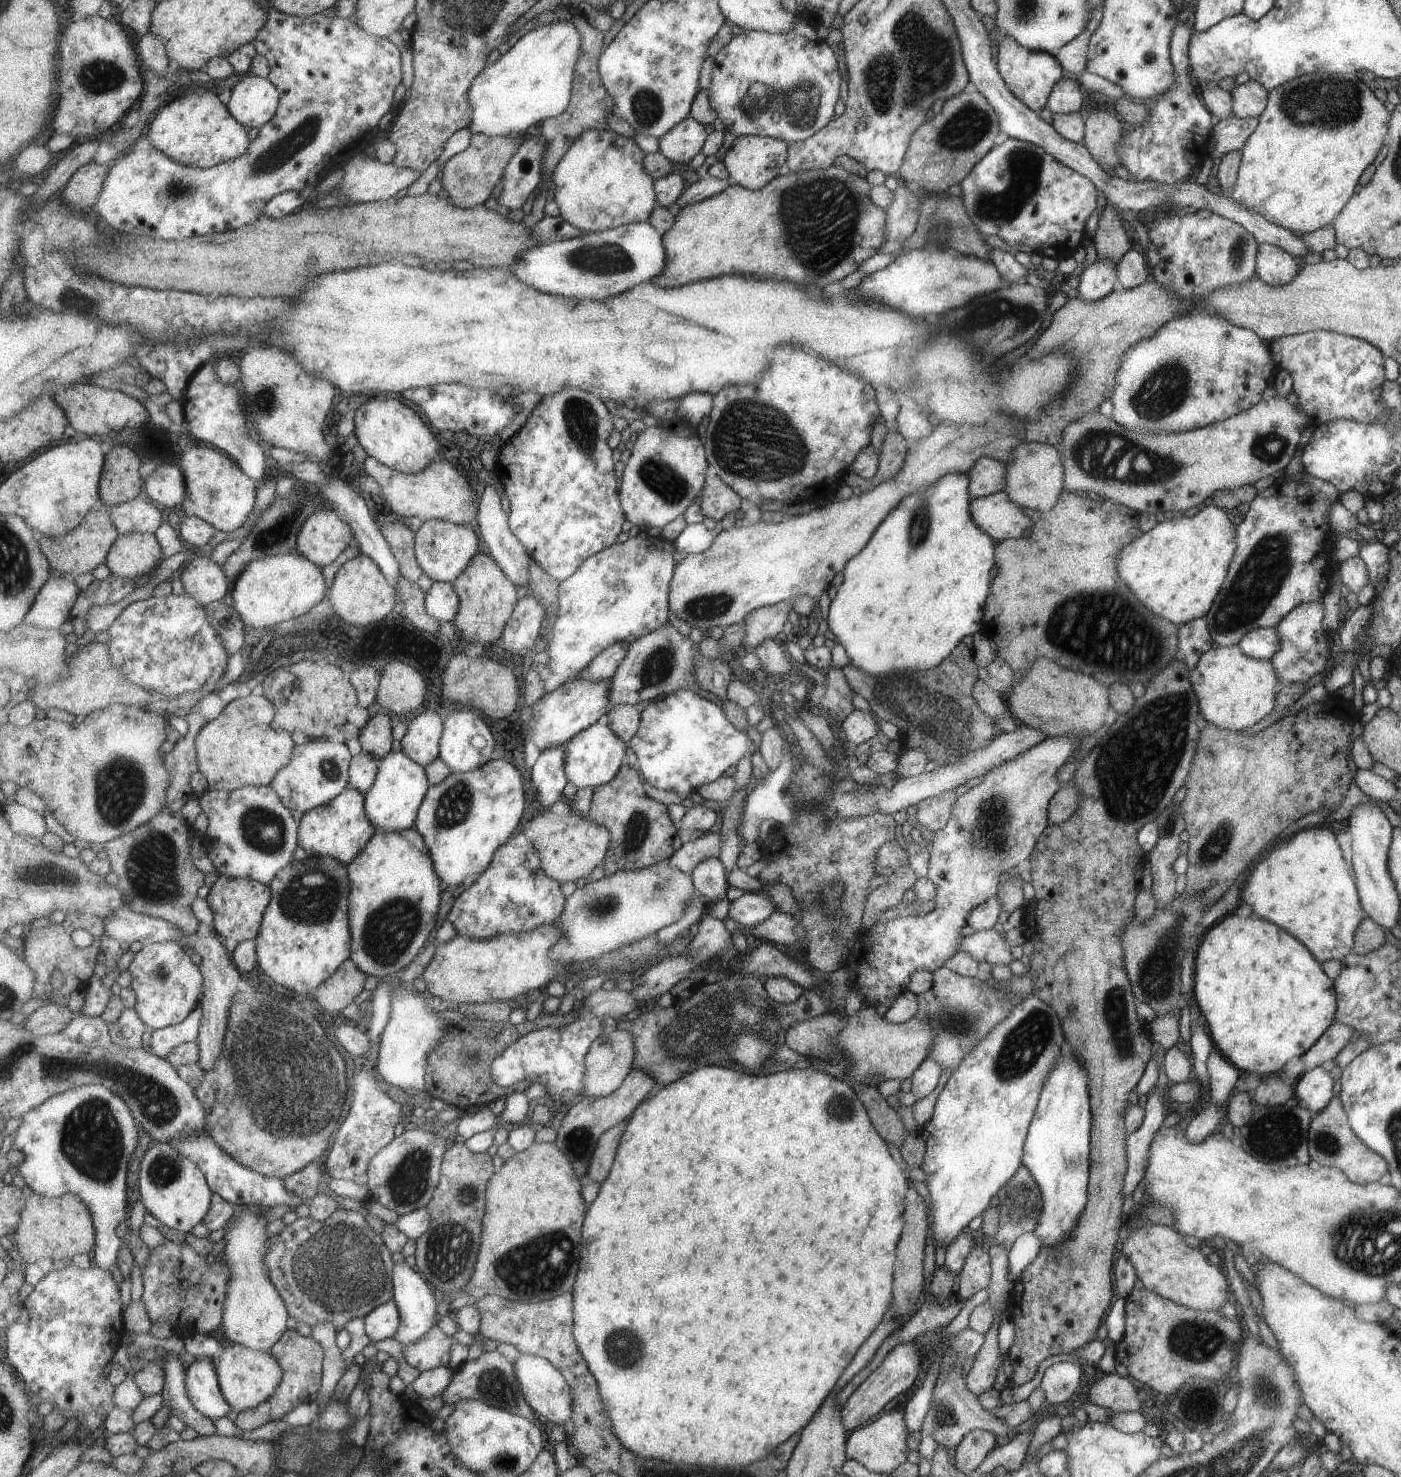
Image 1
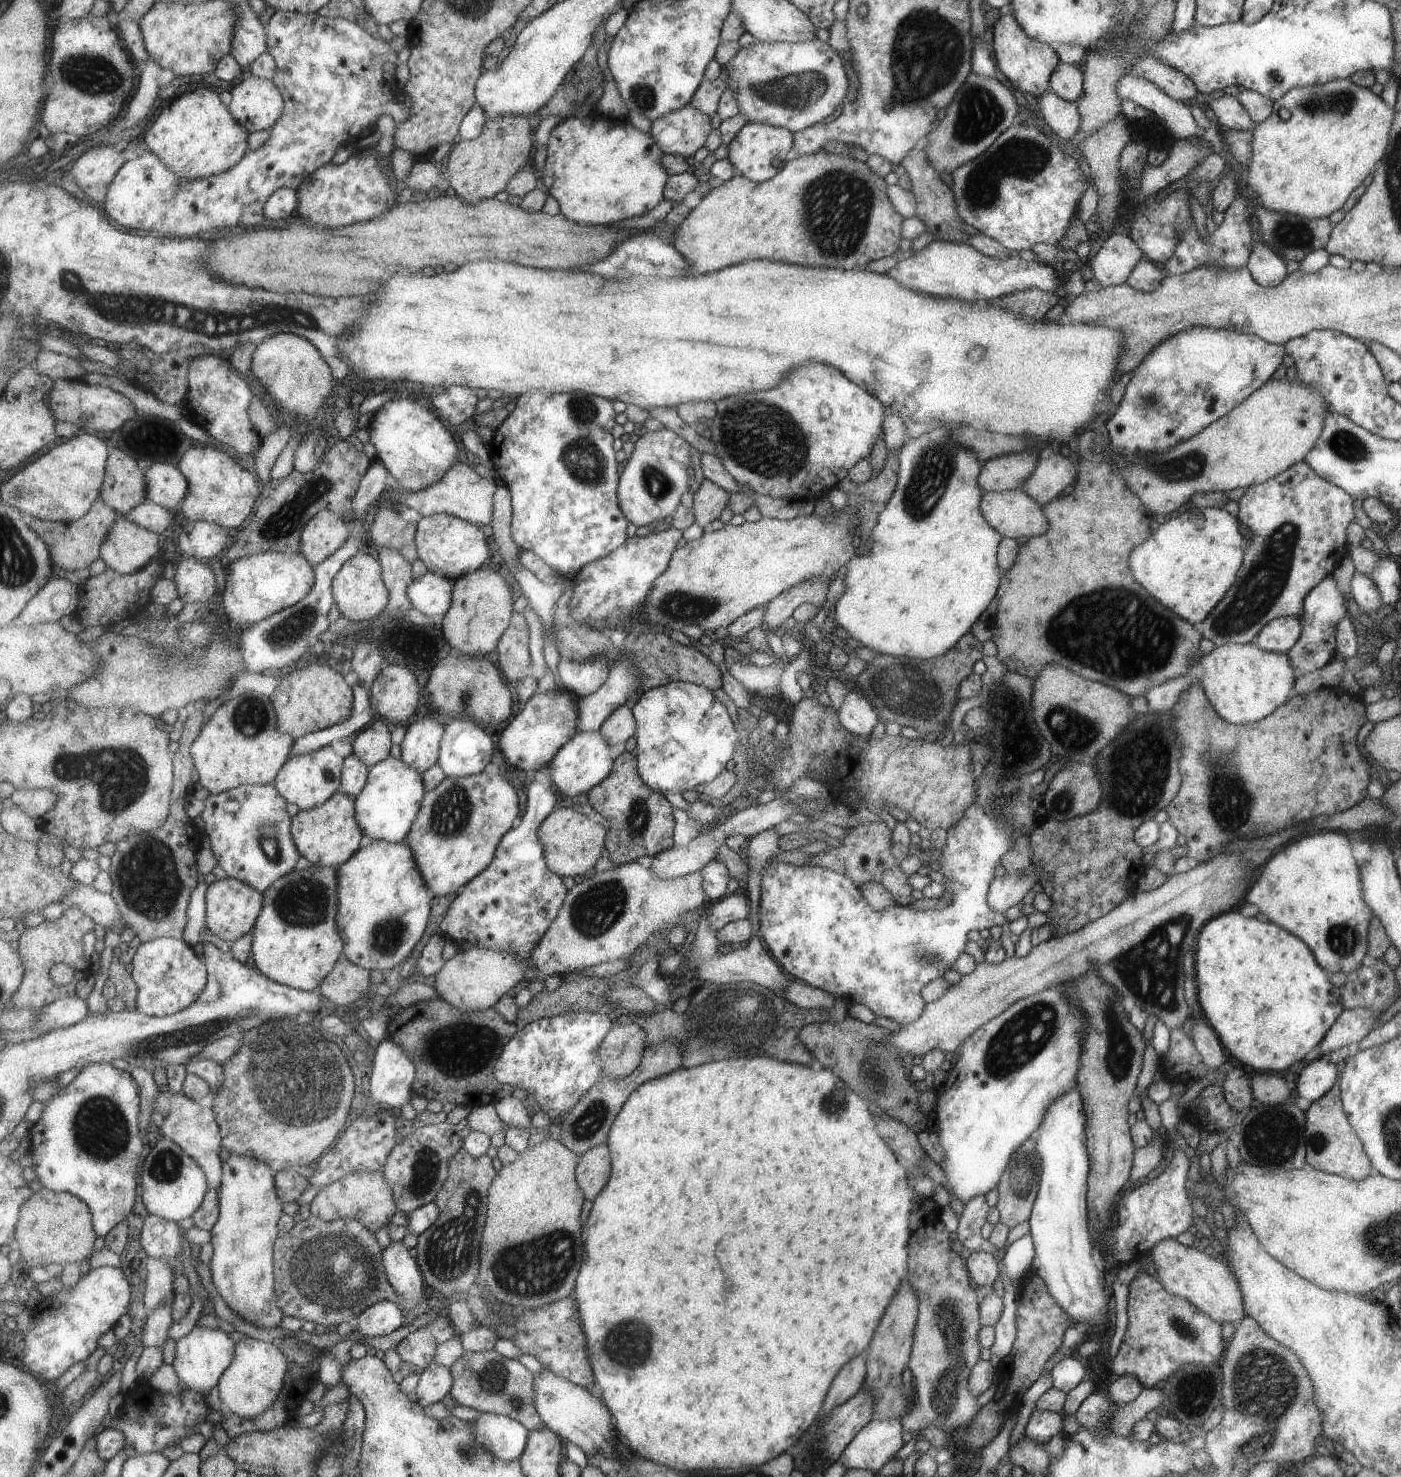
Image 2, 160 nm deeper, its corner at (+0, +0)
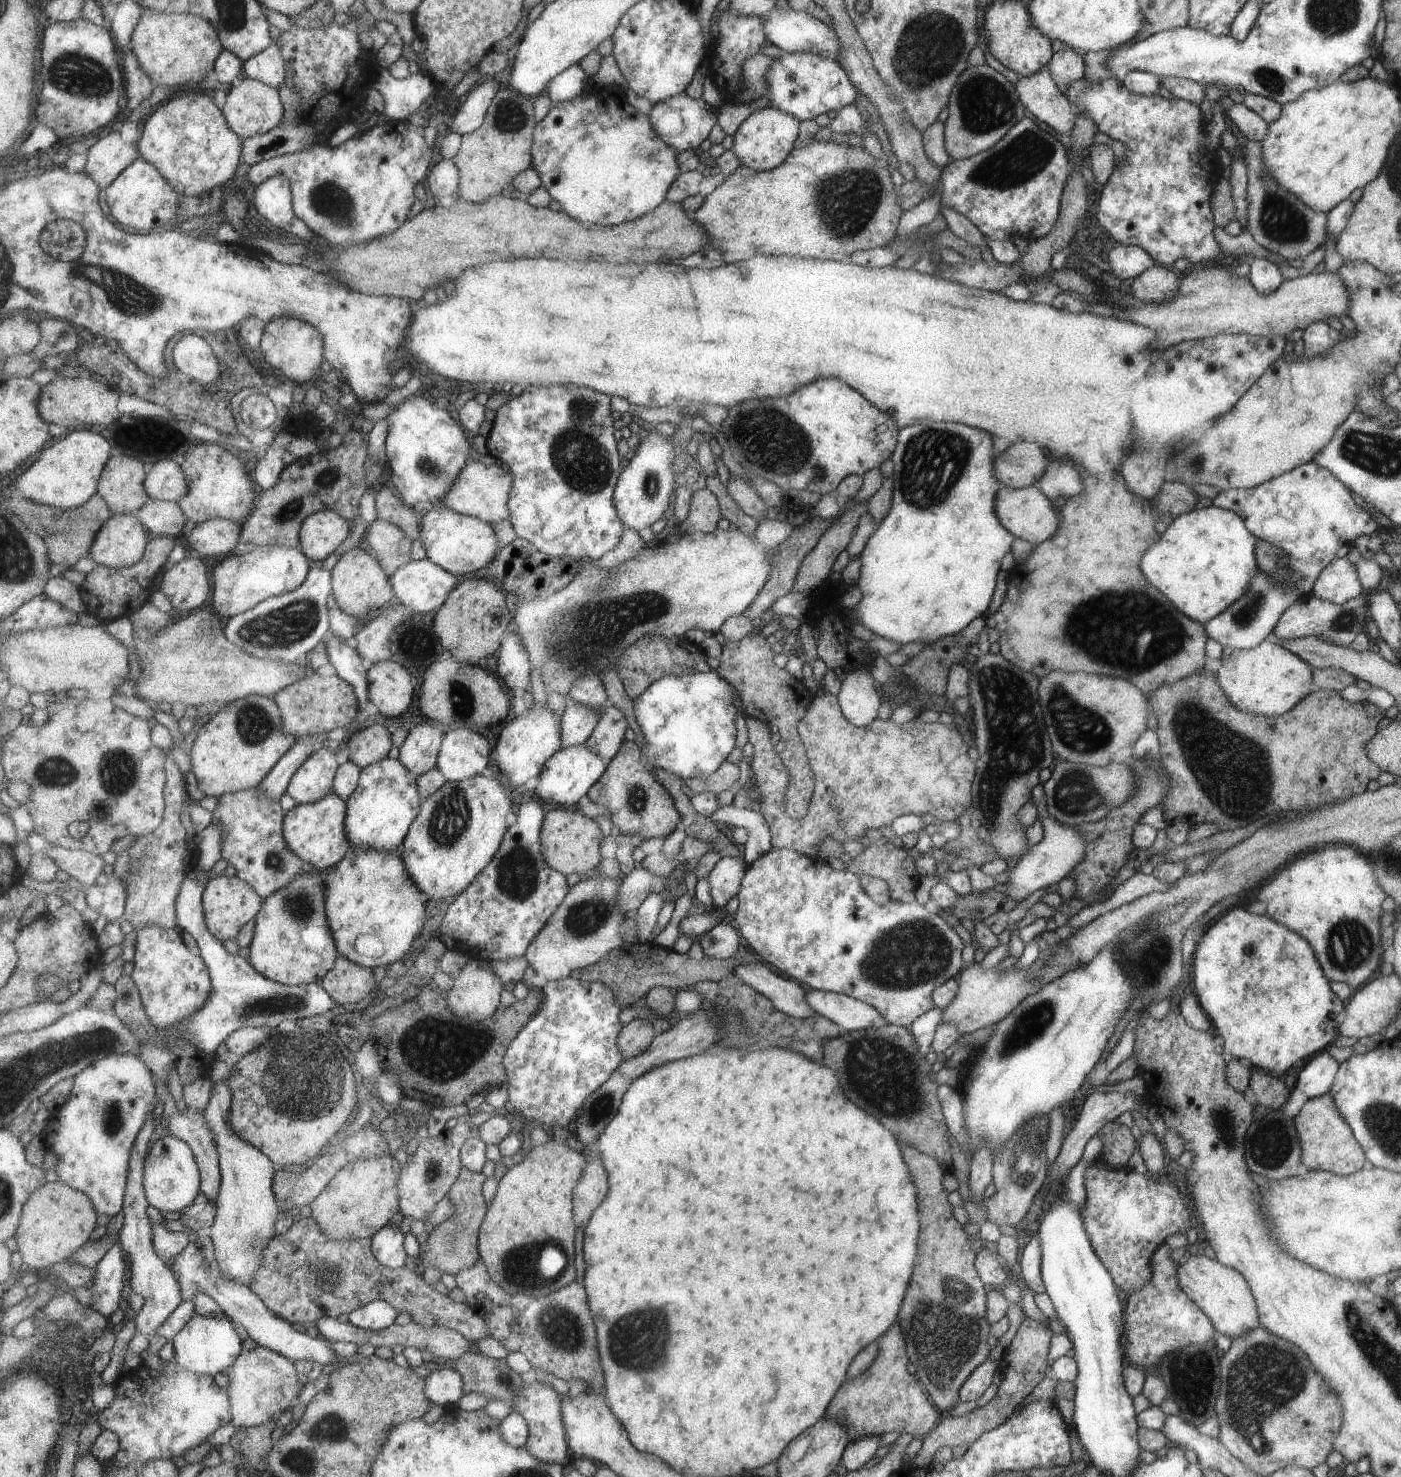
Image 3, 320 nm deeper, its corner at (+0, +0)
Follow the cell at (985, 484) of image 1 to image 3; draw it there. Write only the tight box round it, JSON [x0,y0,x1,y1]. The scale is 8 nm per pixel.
[993,442,1049,489]

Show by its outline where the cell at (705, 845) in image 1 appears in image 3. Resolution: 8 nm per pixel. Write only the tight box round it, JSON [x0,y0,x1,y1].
[618,865,665,916]

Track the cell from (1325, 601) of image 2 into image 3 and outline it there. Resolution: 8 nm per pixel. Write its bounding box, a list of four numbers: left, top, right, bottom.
[1311,558,1364,605]

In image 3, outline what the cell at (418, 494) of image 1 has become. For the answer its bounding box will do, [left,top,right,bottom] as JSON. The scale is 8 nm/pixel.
[441,461,514,524]

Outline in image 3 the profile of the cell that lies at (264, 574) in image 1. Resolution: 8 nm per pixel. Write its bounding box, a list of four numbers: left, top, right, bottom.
[212,545,310,621]

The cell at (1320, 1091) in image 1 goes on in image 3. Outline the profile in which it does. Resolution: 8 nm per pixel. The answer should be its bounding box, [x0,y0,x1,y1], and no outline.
[1295,1050,1337,1099]

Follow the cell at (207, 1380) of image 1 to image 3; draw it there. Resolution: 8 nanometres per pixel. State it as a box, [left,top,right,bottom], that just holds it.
[173,1314,243,1376]

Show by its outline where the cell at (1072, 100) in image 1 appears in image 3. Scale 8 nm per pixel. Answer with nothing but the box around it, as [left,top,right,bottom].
[1047,46,1084,92]

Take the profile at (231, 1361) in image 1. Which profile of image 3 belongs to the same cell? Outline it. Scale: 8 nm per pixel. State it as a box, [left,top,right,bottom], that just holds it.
[227,1345,302,1428]

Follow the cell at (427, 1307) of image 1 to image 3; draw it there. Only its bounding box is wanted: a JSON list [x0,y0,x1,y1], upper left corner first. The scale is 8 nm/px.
[371,1214,407,1269]

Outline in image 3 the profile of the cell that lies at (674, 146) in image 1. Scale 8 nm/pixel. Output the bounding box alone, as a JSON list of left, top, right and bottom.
[649,92,718,152]

